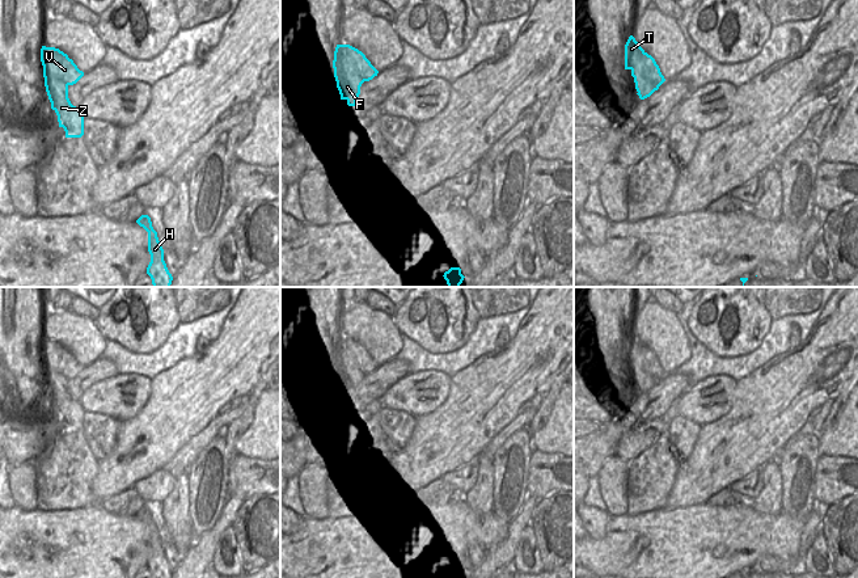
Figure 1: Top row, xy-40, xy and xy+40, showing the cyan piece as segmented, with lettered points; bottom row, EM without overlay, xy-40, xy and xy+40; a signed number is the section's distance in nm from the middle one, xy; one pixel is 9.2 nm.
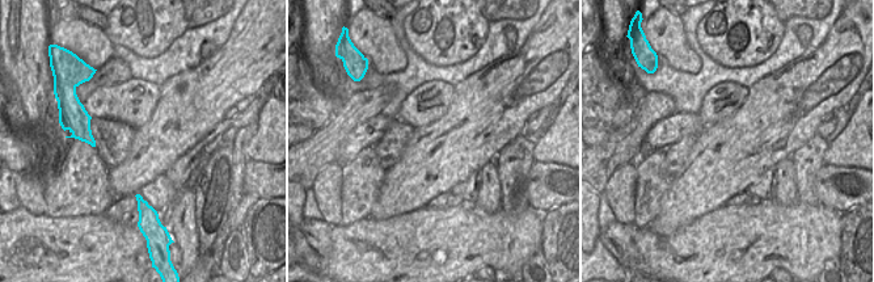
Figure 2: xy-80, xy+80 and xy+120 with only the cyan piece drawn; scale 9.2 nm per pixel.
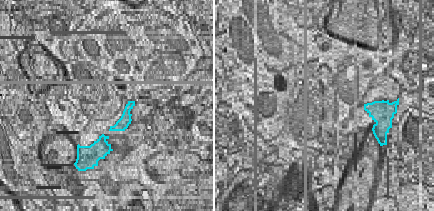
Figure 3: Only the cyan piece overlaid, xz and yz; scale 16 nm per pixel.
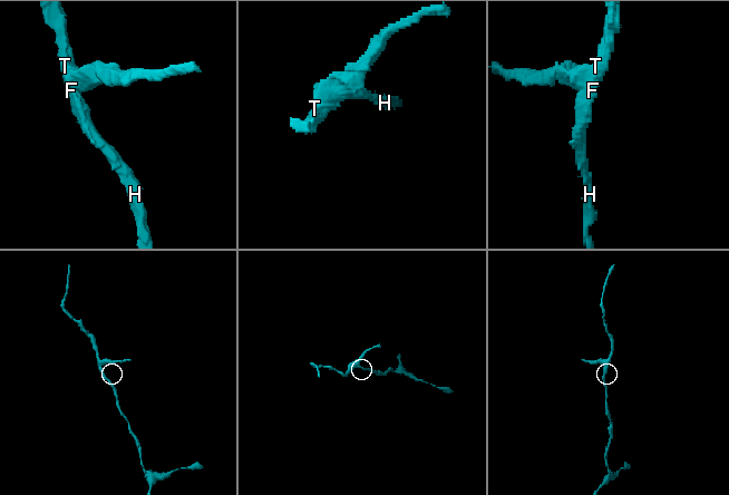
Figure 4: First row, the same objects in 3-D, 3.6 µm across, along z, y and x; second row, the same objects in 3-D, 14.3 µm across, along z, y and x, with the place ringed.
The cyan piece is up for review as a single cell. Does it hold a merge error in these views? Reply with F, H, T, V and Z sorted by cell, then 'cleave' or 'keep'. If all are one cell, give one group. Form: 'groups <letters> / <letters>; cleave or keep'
groups F H T Z / V; cleave

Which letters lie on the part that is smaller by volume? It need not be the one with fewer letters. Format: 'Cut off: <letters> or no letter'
Cut off: V.

